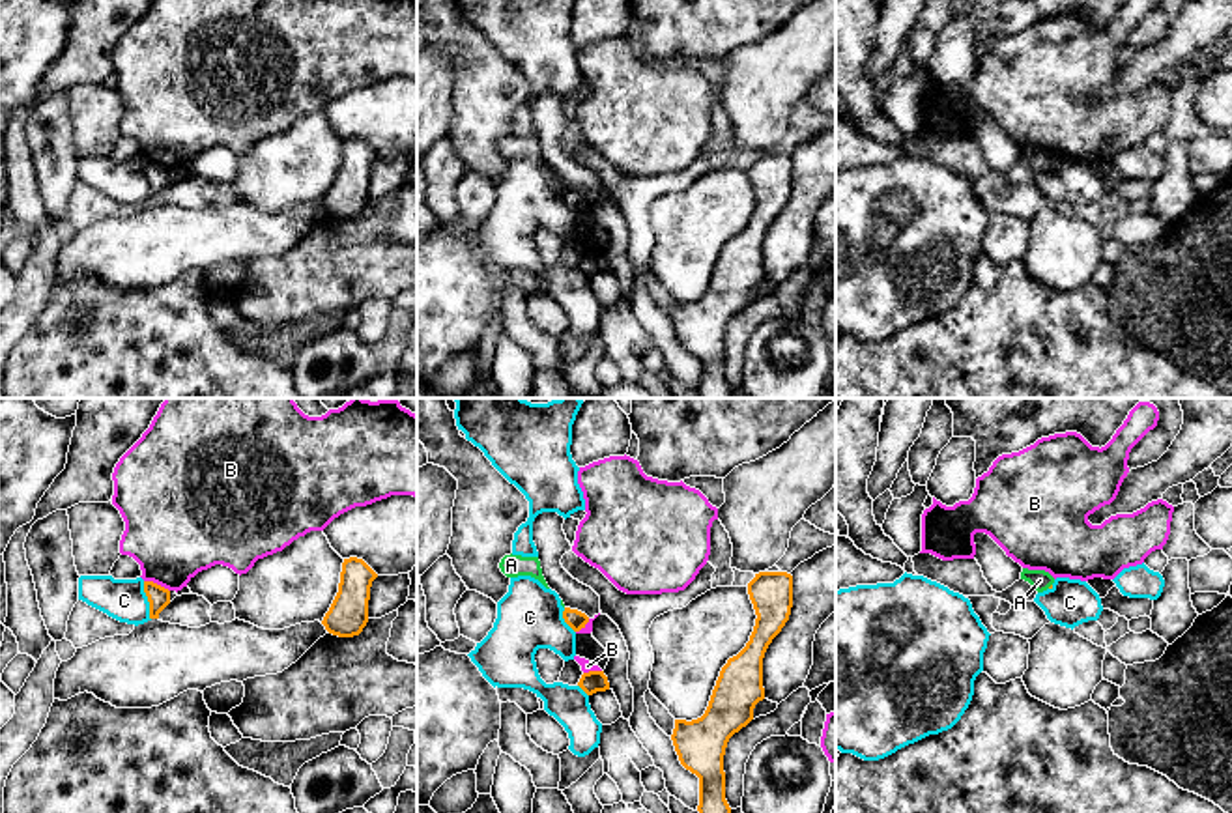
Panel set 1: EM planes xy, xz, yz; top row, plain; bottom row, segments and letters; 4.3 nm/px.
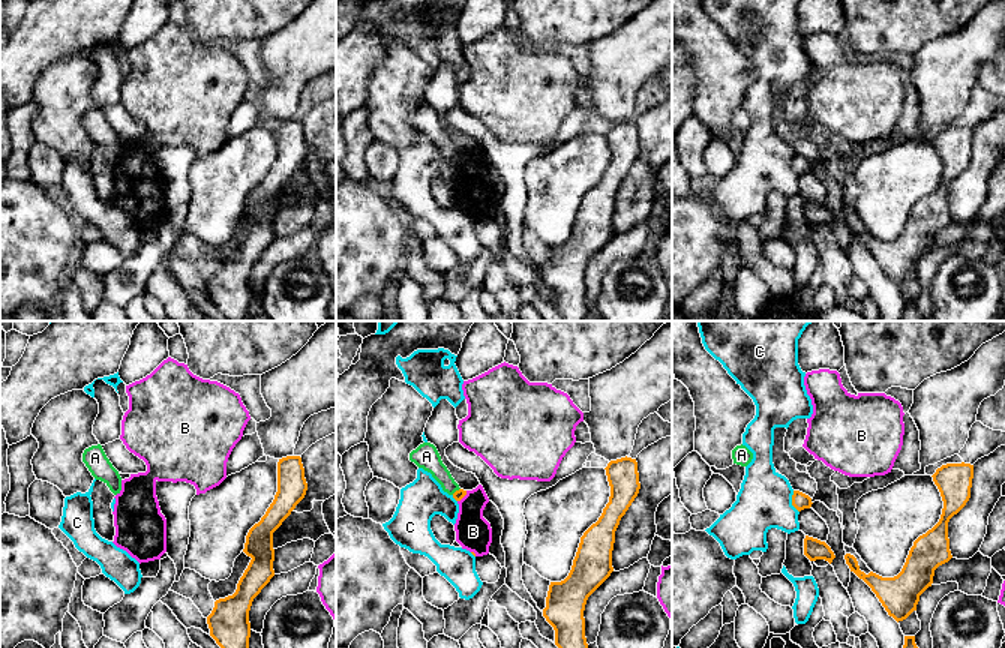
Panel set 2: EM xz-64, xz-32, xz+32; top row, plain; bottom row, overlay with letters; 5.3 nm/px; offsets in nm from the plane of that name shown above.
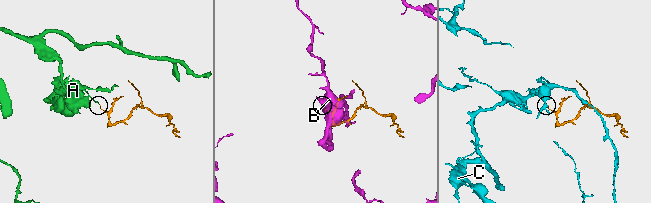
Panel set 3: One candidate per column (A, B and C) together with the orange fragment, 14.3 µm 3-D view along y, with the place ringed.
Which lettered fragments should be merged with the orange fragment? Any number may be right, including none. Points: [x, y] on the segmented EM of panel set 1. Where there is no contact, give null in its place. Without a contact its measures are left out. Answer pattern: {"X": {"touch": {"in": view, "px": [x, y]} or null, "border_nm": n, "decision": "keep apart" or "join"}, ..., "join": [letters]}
{"A": {"touch": null, "decision": "keep apart"}, "B": {"touch": {"in": "xy", "px": [156, 584]}, "border_nm": 120, "decision": "keep apart"}, "C": {"touch": {"in": "xy", "px": [148, 600]}, "border_nm": 170, "decision": "keep apart"}, "join": []}

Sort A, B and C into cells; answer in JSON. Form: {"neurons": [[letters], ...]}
{"neurons": [["A"], ["B"], ["C"]]}

